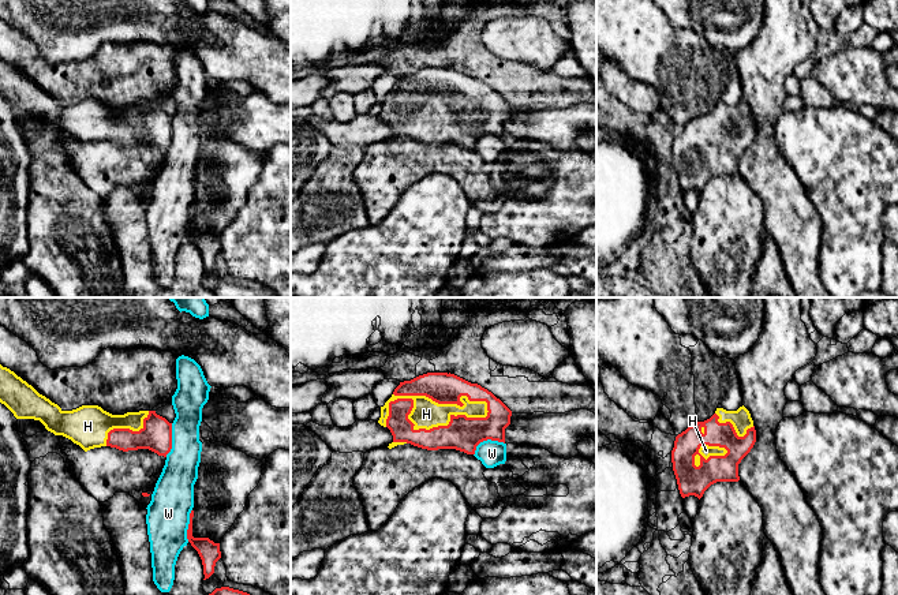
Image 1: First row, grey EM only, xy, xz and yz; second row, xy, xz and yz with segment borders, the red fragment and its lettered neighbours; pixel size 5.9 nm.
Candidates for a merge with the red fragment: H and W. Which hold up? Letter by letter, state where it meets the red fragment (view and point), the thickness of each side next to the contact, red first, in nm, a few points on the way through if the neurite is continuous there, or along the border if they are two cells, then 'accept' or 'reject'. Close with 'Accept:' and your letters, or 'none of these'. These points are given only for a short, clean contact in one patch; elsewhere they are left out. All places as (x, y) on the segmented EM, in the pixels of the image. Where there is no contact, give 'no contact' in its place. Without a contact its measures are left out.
H: xz (434, 400) | 200/180 nm | accept
W: xz (486, 440) | 200/160 nm | reject
Accept: H

